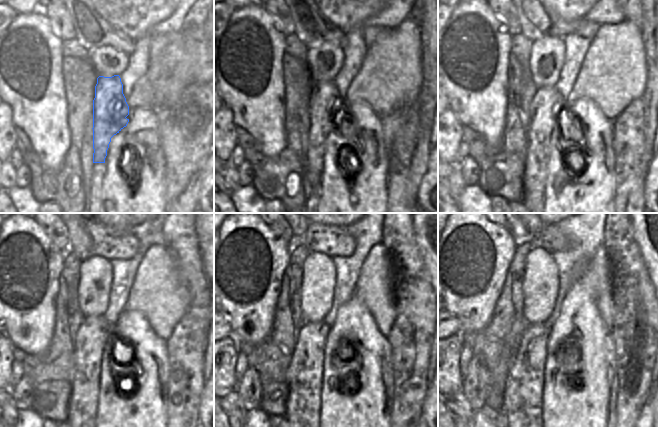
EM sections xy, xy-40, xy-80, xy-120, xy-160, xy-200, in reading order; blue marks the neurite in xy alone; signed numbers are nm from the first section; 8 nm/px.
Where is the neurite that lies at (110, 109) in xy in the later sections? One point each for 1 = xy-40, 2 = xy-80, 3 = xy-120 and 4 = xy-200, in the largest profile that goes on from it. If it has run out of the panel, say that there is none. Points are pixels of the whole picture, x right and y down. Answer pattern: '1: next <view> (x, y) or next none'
1: next xy-40 (327, 111)
2: next xy-80 (548, 108)
3: next xy-120 (94, 334)
4: next xy-200 (523, 398)

